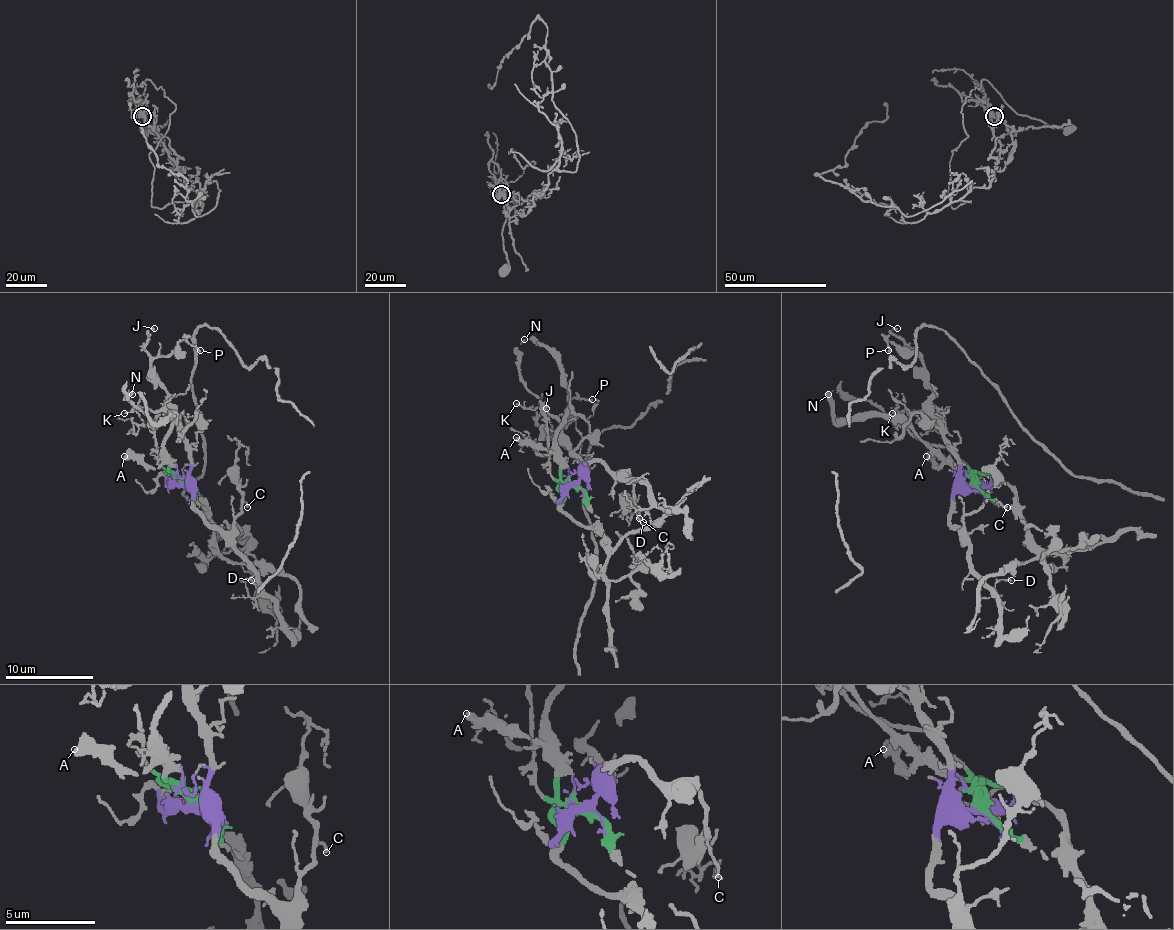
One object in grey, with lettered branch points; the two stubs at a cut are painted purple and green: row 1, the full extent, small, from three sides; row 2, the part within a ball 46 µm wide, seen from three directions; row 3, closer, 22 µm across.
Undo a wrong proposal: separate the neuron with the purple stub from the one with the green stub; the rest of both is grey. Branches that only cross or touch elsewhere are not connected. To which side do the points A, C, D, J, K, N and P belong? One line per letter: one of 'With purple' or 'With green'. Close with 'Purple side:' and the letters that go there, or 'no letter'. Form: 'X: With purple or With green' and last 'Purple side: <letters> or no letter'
A: With green
C: With purple
D: With purple
J: With purple
K: With purple
N: With green
P: With purple
Purple side: C, D, J, K, P

